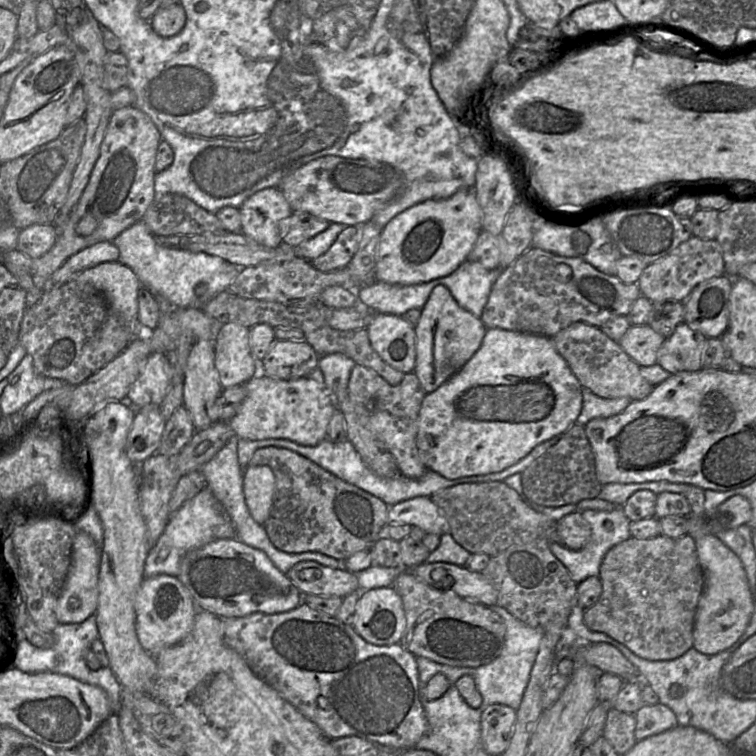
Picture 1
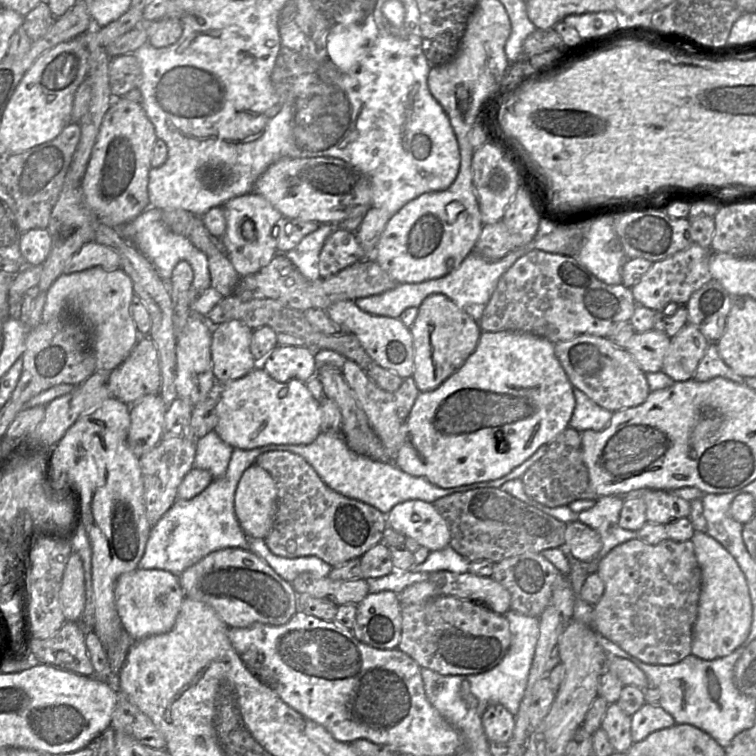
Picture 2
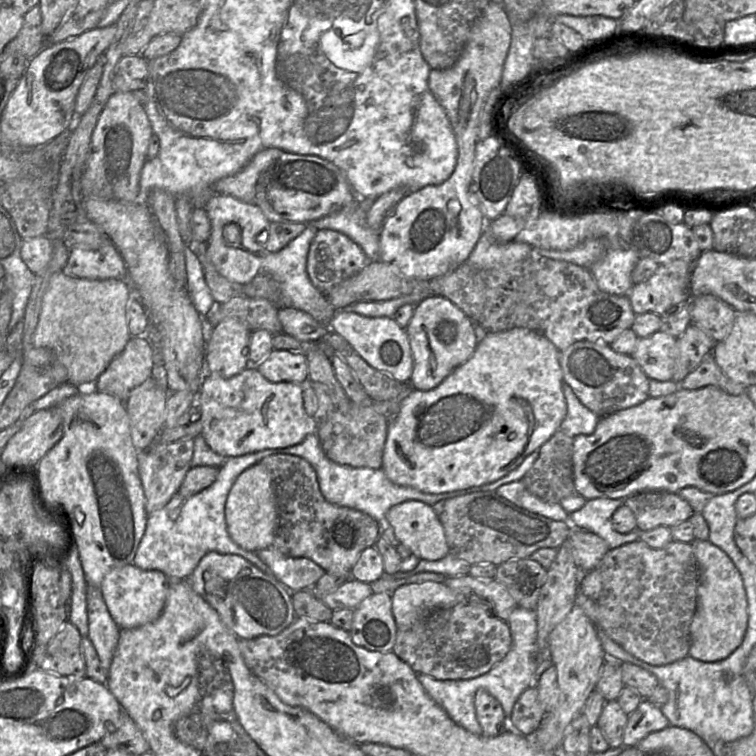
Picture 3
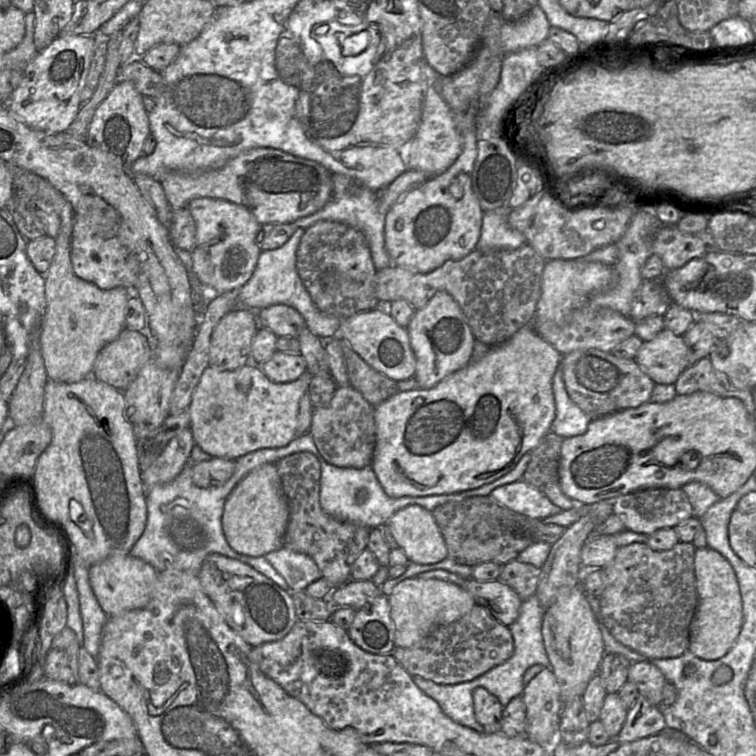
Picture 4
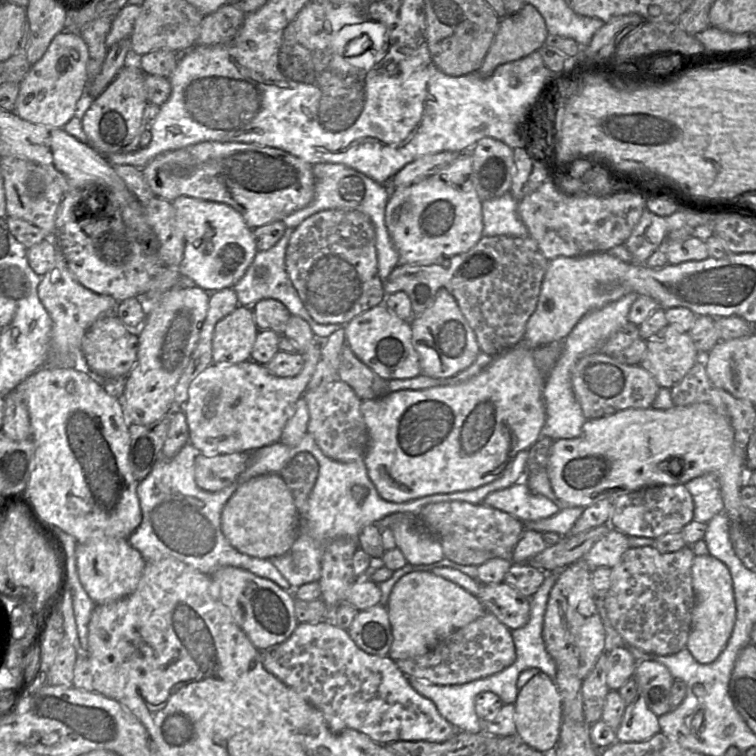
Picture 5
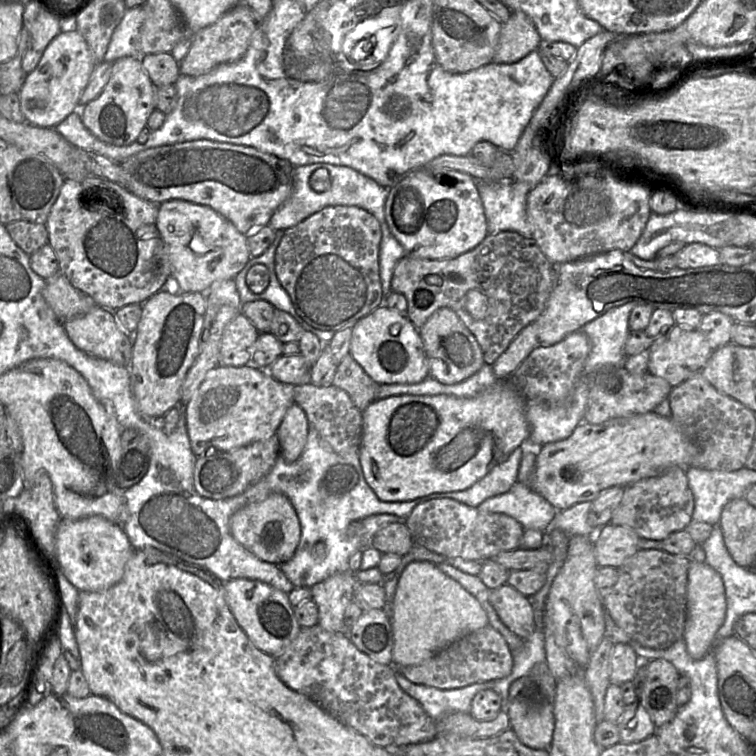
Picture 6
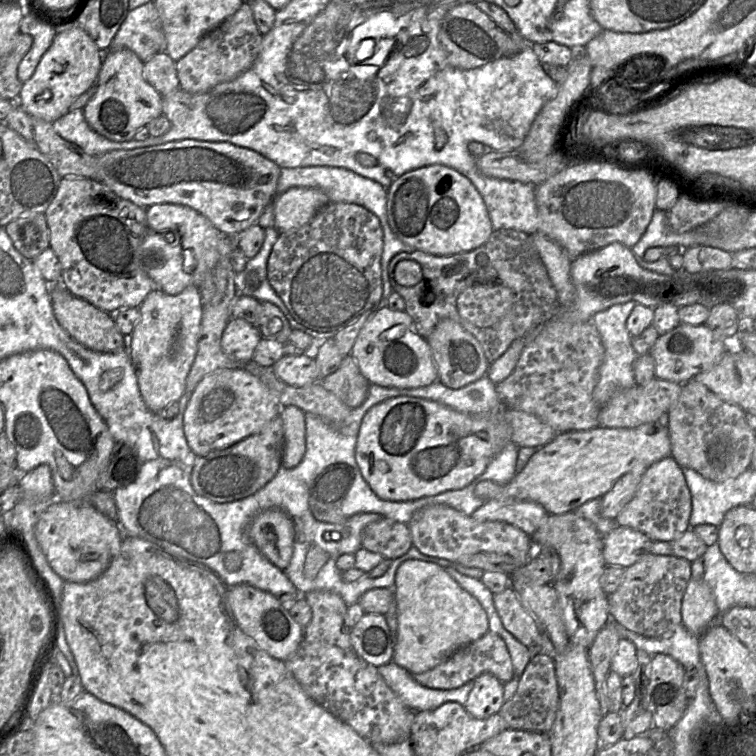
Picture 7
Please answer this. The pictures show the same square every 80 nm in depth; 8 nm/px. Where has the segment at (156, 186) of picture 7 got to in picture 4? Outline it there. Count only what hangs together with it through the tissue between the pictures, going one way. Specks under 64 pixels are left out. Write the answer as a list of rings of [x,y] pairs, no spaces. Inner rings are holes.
[[[275,148],[242,152],[217,169],[167,171],[157,179],[172,209],[186,208],[195,198],[214,198],[247,208],[259,224],[294,223],[322,209],[331,199],[332,173],[321,164]]]

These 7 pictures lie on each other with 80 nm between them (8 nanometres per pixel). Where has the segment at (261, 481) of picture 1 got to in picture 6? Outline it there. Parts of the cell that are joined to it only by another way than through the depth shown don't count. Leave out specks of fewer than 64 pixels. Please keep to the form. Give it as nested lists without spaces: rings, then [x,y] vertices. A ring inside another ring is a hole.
[[[274,493],[235,512],[230,518],[230,532],[238,543],[259,559],[280,565],[294,555],[300,540],[301,526],[290,500]]]

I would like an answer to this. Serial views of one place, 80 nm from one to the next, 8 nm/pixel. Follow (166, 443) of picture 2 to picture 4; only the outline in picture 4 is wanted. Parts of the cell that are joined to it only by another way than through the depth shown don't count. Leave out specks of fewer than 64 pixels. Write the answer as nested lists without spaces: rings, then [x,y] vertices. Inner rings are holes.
[[[190,428],[183,429],[173,437],[153,464],[141,472],[141,479],[148,491],[158,484],[174,480],[189,463],[195,445]]]

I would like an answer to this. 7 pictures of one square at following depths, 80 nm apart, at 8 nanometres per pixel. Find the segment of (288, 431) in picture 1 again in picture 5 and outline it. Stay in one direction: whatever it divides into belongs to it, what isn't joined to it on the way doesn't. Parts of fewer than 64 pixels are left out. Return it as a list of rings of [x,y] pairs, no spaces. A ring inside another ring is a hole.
[[[317,340],[302,356],[304,367],[297,376],[292,378],[277,377],[270,373],[265,365],[252,360],[239,364],[212,363],[200,373],[190,385],[188,400],[182,407],[188,425],[189,442],[197,454],[249,453],[279,442],[285,424],[294,415],[297,402],[307,391],[316,366],[322,359],[321,343]]]

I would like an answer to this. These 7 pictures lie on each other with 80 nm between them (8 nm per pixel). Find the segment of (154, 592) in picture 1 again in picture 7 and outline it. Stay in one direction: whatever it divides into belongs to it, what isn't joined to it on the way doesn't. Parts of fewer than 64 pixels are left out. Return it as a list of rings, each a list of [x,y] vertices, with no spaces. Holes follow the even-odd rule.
[[[88,500],[55,502],[40,516],[35,527],[36,539],[52,569],[65,582],[83,583],[98,578],[118,555],[124,533],[117,520],[111,520]]]

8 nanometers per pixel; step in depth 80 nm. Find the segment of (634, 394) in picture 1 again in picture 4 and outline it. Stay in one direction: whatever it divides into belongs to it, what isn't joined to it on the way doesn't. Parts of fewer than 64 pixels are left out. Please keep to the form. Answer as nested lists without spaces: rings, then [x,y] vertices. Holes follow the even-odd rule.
[[[597,349],[575,350],[562,356],[565,386],[570,398],[591,419],[597,419],[650,401],[655,382],[635,360],[620,359]]]

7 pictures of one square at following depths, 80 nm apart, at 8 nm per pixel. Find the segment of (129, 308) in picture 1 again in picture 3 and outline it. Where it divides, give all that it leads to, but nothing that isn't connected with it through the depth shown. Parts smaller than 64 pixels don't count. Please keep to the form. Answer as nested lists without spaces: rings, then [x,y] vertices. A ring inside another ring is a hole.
[[[64,270],[54,273],[49,281],[49,285],[43,295],[41,312],[38,320],[38,324],[35,330],[33,344],[35,347],[49,348],[54,351],[59,359],[59,361],[64,365],[67,370],[68,381],[67,383],[88,386],[93,384],[98,377],[105,371],[110,362],[123,351],[126,344],[132,337],[128,327],[127,321],[127,304],[130,298],[131,291],[133,287],[129,279],[105,279],[105,280],[90,280],[86,278],[77,278],[70,276],[64,272]]]

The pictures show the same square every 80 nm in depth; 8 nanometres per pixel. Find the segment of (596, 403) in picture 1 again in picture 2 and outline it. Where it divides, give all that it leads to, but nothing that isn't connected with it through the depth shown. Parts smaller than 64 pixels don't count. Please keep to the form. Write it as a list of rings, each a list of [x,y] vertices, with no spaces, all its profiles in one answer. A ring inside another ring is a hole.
[[[574,386],[573,394],[575,408],[568,426],[579,432],[584,430],[598,431],[605,428],[614,412],[602,408]]]

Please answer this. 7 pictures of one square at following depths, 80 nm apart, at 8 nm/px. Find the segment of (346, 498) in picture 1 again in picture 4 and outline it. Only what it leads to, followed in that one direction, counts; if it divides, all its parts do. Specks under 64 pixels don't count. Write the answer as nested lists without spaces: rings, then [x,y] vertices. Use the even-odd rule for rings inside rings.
[[[299,452],[280,459],[275,463],[281,479],[284,495],[289,506],[289,521],[283,546],[309,555],[319,570],[334,588],[351,579],[351,567],[357,556],[366,549],[370,528],[337,520],[326,514],[320,505],[320,463],[310,452]]]

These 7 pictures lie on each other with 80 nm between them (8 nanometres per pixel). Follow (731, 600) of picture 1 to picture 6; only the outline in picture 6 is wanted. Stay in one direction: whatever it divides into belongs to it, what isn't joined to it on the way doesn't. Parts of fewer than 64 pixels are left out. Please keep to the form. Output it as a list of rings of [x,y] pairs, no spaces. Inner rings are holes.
[[[690,561],[688,570],[686,622],[684,640],[687,651],[694,659],[703,658],[713,649],[717,641],[717,632],[726,616],[725,587],[721,575],[706,562]]]

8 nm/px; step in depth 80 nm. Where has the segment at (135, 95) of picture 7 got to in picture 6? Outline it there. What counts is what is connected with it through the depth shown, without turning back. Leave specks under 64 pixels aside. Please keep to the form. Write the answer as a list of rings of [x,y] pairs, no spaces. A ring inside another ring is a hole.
[[[127,56],[113,62],[108,83],[96,99],[84,106],[82,121],[99,140],[115,146],[127,146],[137,141],[155,109],[156,87],[143,69],[141,60]]]

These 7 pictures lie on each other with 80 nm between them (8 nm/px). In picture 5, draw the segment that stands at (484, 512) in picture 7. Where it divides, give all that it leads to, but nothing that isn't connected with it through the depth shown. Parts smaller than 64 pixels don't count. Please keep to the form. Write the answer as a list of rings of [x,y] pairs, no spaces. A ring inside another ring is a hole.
[[[524,480],[492,492],[483,502],[484,505],[508,513],[521,522],[540,520],[560,511],[553,501],[531,490]]]

